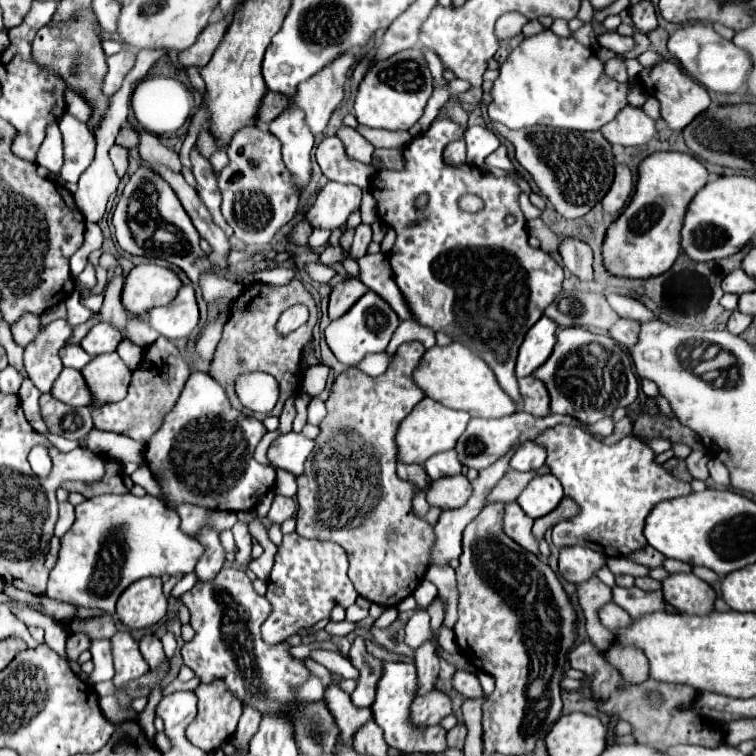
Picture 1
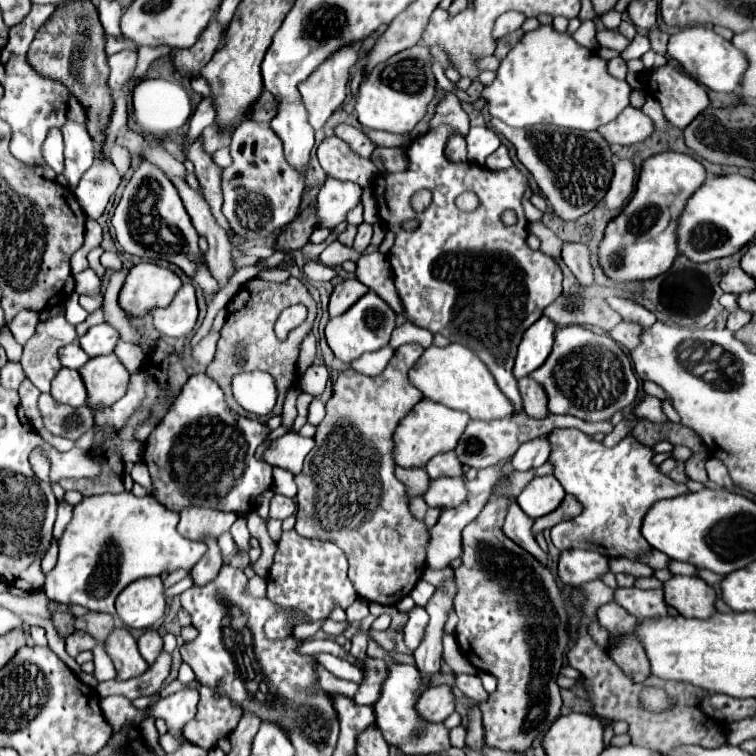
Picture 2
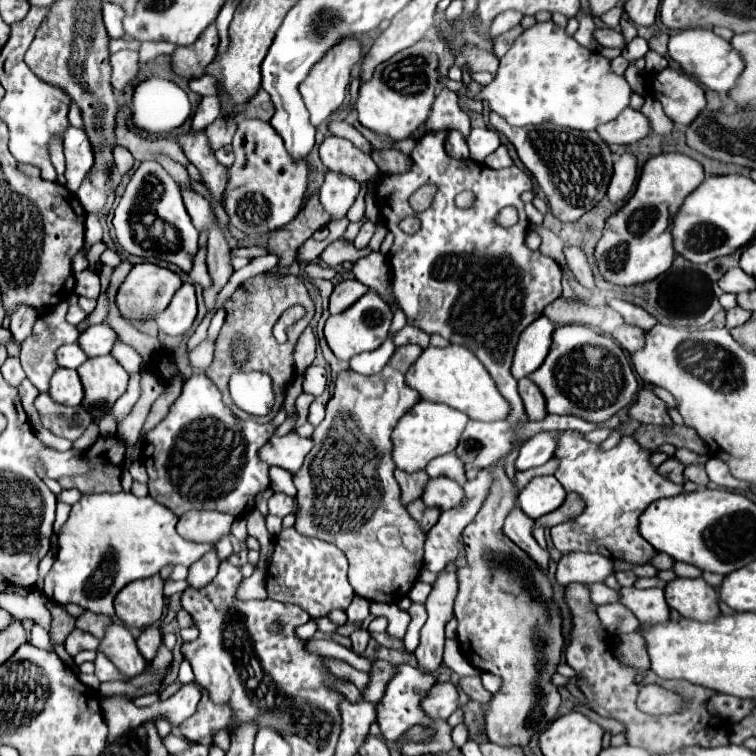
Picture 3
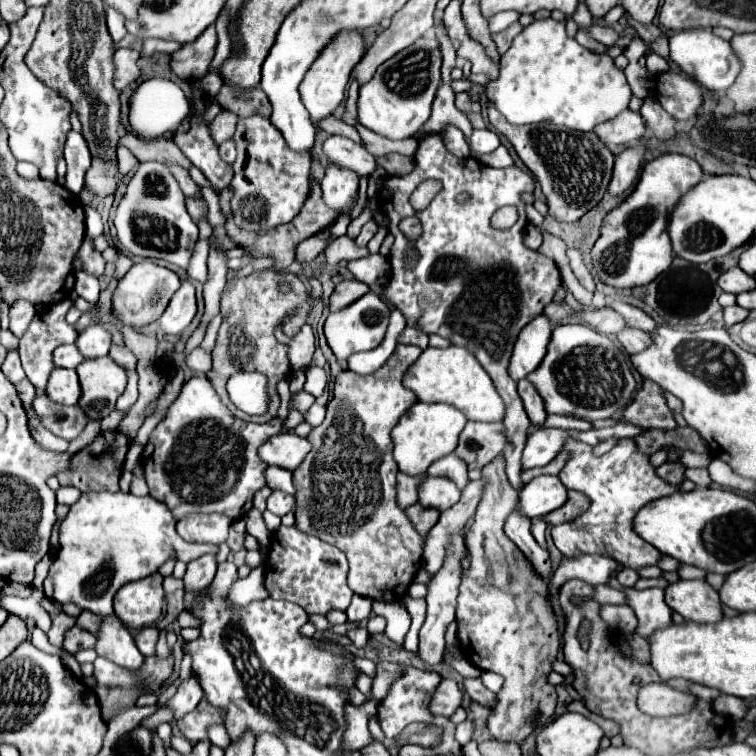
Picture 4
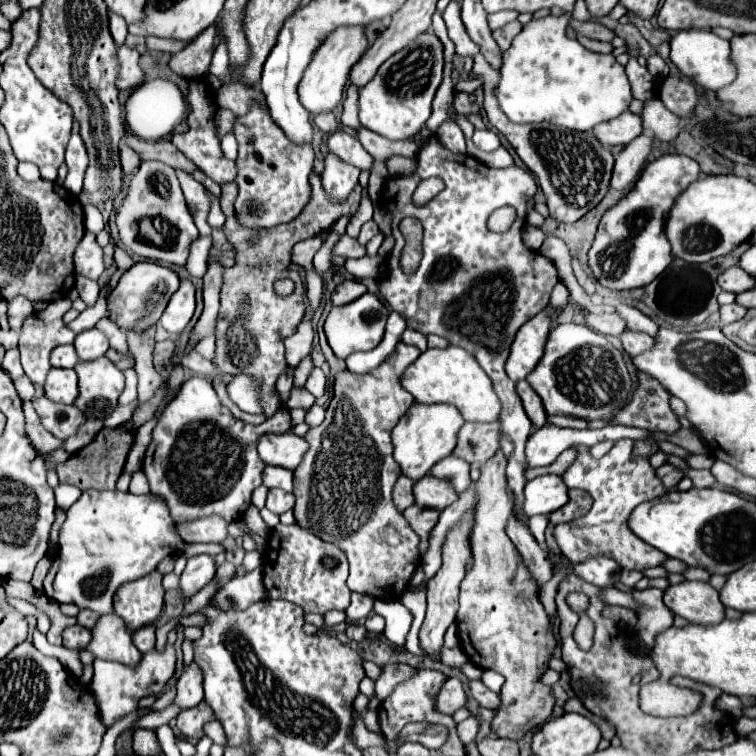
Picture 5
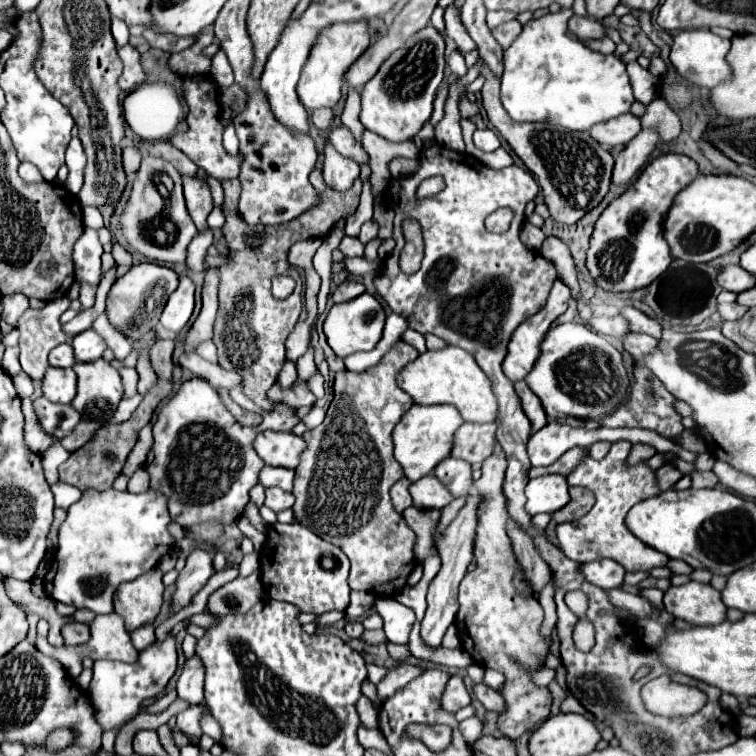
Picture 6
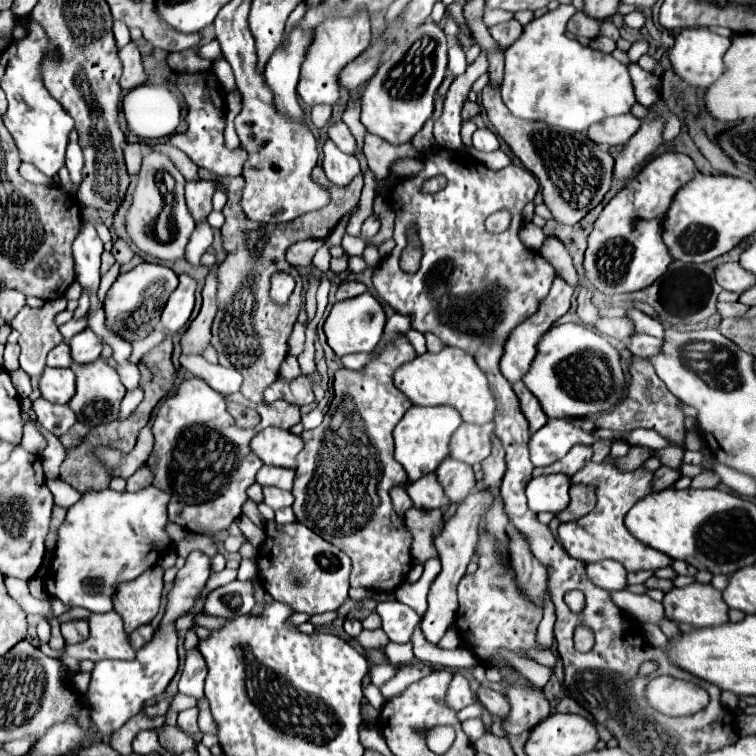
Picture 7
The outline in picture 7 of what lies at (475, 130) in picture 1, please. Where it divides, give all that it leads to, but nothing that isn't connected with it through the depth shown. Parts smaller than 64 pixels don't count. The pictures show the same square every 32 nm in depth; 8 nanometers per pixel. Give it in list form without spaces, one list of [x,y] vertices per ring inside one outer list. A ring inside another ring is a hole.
[[[488,128],[476,130],[474,136],[472,136],[472,144],[474,144],[476,150],[482,150],[482,152],[494,152],[500,146],[498,136]]]

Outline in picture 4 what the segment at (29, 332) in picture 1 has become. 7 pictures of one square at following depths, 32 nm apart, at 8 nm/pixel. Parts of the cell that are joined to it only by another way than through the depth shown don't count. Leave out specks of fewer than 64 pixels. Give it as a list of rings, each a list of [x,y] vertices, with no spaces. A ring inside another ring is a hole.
[[[26,300],[16,302],[10,308],[10,330],[12,330],[12,334],[16,334],[16,338],[22,338],[30,326],[30,322],[34,320],[34,316],[36,316],[36,308],[32,304],[28,304]]]

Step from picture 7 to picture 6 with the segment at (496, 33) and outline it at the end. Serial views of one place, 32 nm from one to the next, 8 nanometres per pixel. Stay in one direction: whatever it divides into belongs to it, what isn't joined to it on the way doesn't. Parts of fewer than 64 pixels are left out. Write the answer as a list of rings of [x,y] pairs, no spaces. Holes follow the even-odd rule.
[[[512,20],[512,22],[508,22],[508,24],[500,26],[500,28],[494,28],[492,30],[492,36],[496,38],[496,42],[502,48],[508,48],[512,44],[512,40],[520,34],[520,30],[522,30],[522,24],[518,20]]]

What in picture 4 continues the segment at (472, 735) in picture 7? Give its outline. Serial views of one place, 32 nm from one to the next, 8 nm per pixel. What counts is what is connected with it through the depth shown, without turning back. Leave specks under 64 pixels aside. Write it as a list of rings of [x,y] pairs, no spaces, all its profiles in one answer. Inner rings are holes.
[[[462,722],[462,724],[458,724],[458,726],[456,726],[456,734],[454,734],[454,738],[456,738],[456,742],[458,742],[460,746],[464,746],[464,744],[468,742],[470,734],[472,734],[472,724]]]

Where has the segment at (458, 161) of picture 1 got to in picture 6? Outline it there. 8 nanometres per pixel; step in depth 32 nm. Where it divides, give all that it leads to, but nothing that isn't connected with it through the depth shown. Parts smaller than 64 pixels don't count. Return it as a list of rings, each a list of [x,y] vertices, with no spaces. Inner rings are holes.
[[[472,66],[468,70],[468,74],[464,78],[460,78],[458,82],[454,82],[450,86],[450,98],[446,102],[446,114],[442,118],[442,122],[436,124],[434,132],[436,132],[436,142],[442,144],[448,150],[454,152],[464,152],[464,140],[462,140],[462,130],[460,130],[460,114],[458,114],[458,100],[464,94],[464,84],[472,82],[474,78],[478,78],[478,66]]]

